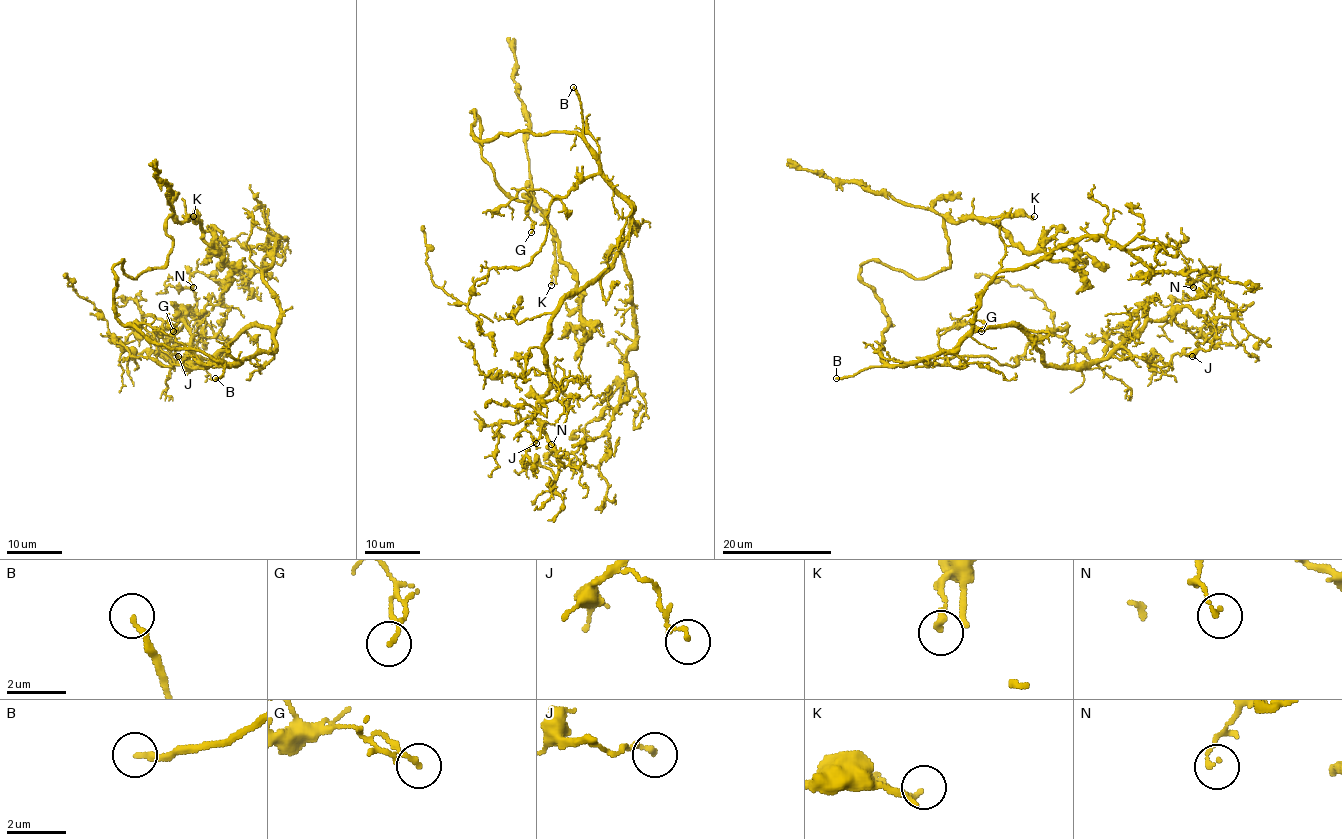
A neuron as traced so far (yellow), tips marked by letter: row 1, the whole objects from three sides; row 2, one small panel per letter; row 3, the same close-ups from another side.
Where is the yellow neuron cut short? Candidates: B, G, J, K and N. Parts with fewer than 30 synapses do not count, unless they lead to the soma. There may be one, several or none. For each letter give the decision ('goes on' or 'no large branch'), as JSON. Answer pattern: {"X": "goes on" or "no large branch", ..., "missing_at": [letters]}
{"B": "goes on", "G": "no large branch", "J": "no large branch", "K": "no large branch", "N": "no large branch", "missing_at": ["B"]}

